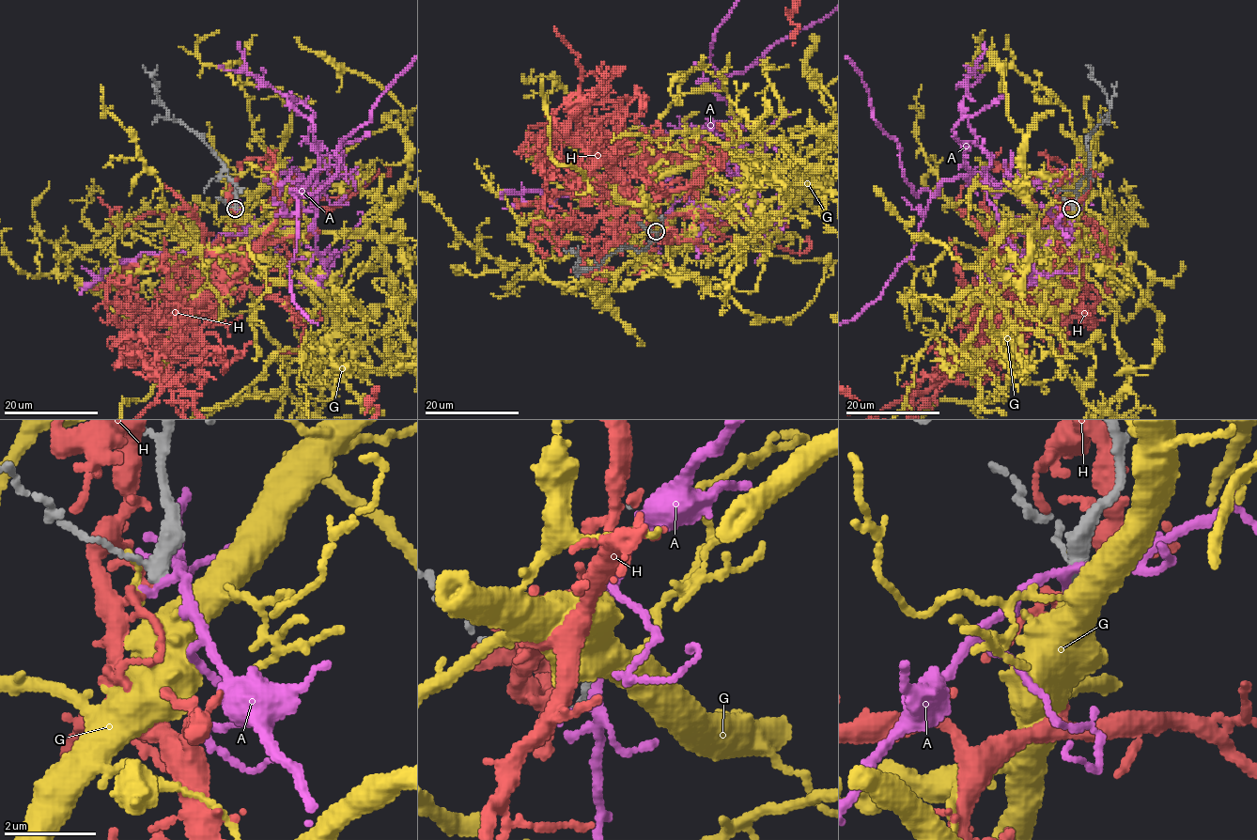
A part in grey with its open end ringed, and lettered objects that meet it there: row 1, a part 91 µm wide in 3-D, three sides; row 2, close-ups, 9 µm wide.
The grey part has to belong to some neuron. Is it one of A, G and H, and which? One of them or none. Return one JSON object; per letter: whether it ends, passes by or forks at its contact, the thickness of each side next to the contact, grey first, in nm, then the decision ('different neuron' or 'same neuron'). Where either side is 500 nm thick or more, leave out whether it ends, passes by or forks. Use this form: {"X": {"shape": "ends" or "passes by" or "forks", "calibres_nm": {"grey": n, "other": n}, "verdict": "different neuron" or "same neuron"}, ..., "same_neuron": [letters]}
{"A": {"shape": "passes by", "calibres_nm": {"grey": 320, "other": 180}, "verdict": "different neuron"}, "G": {"shape": "ends", "calibres_nm": {"grey": 280, "other": 110}, "verdict": "different neuron"}, "H": {"shape": "passes by", "calibres_nm": {"grey": 320, "other": 160}, "verdict": "different neuron"}, "same_neuron": []}

